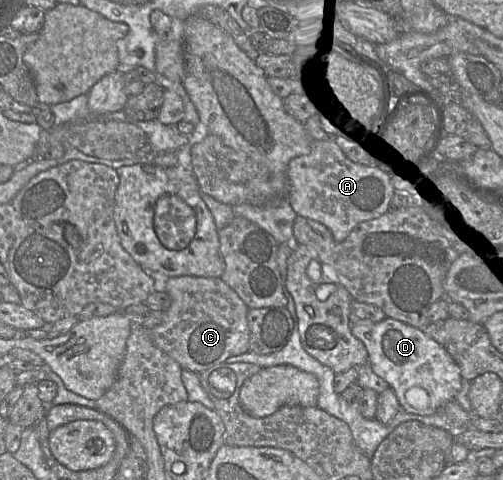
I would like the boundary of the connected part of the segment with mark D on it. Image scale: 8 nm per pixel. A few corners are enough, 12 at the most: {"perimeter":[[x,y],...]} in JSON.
{"perimeter":[[362,320],[373,371],[404,411],[428,416],[455,396],[460,368],[420,329]]}

